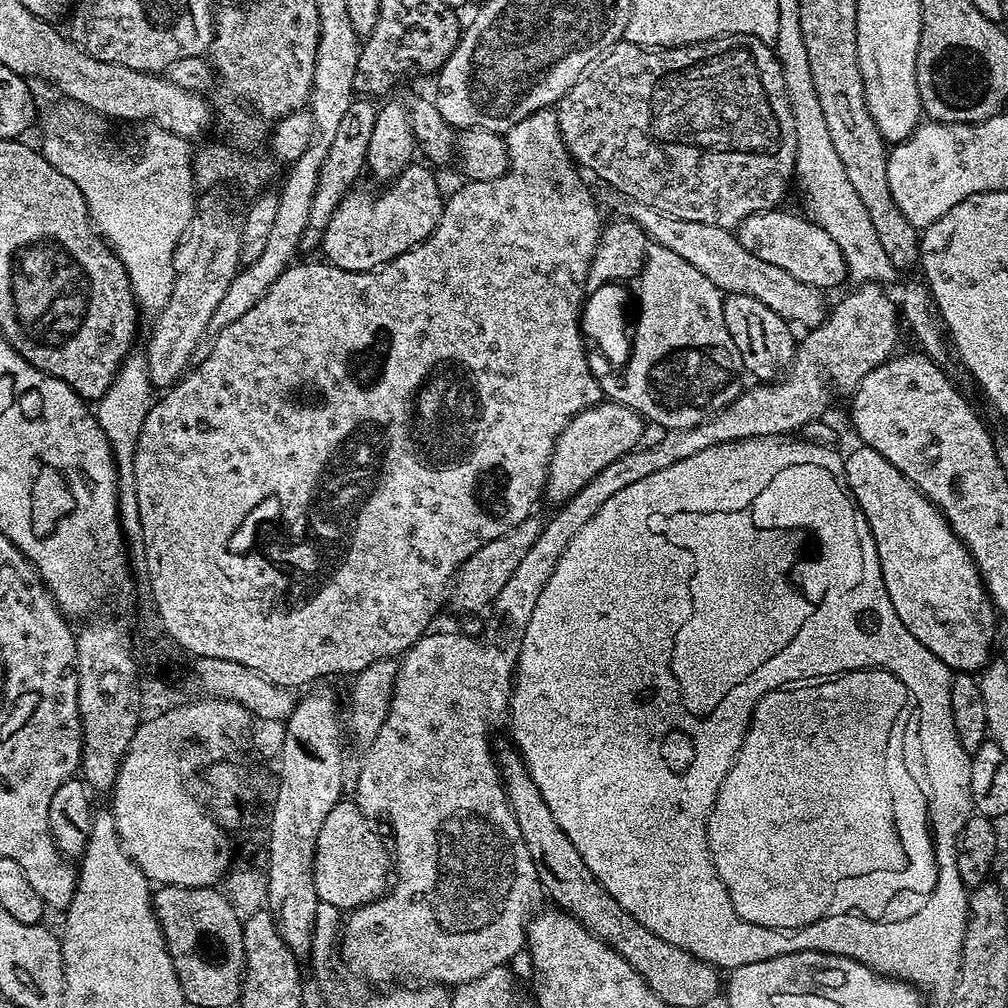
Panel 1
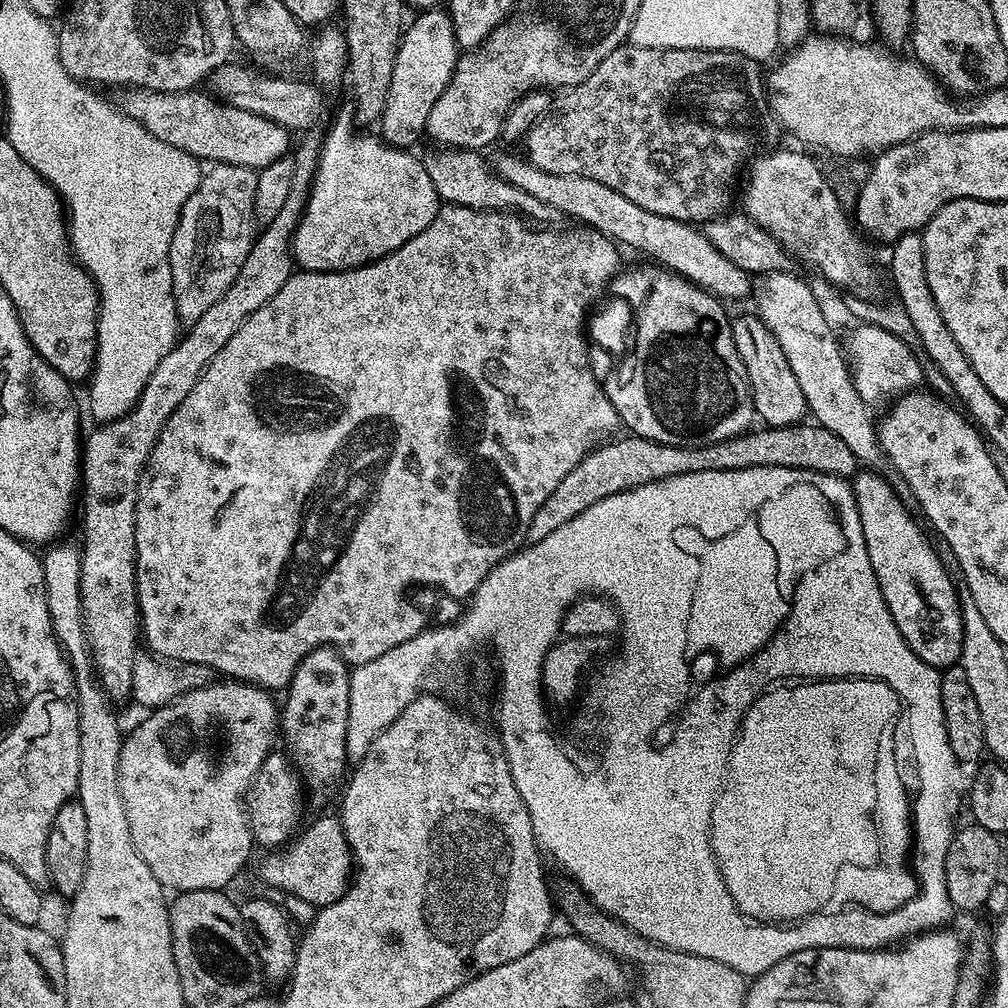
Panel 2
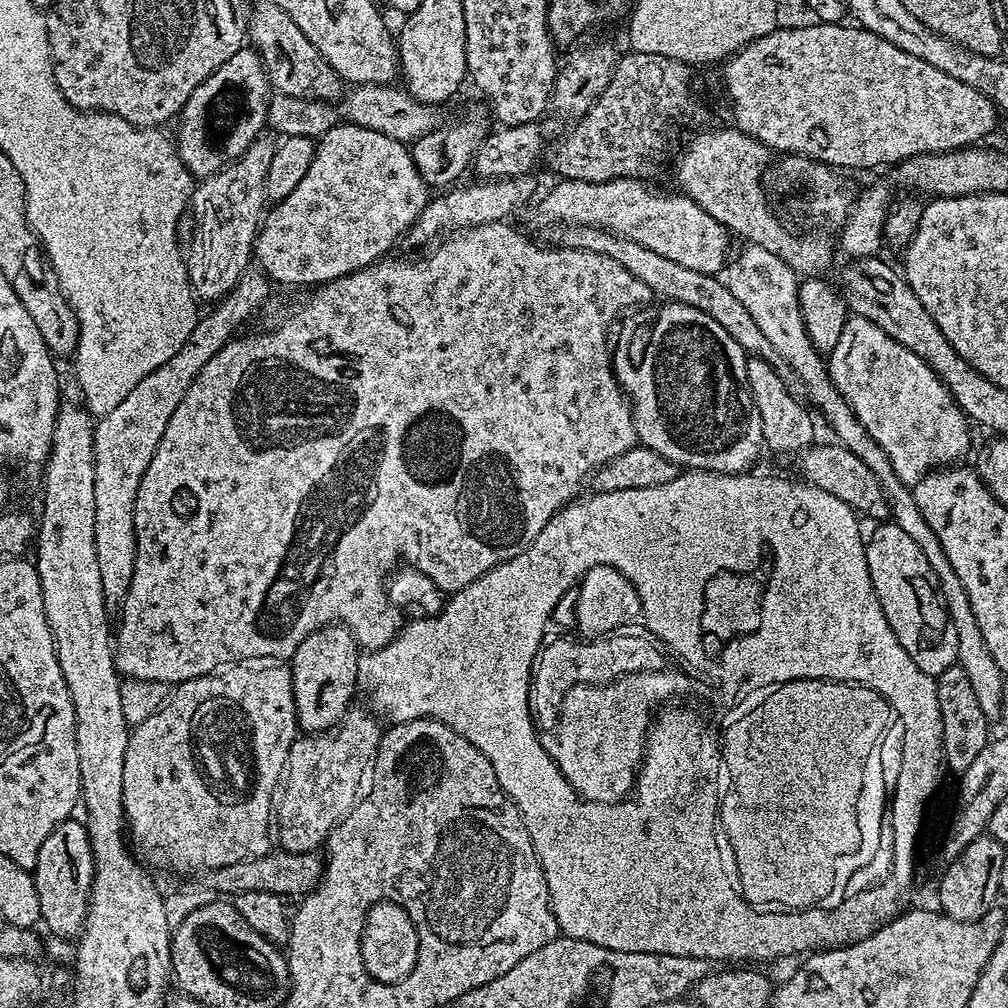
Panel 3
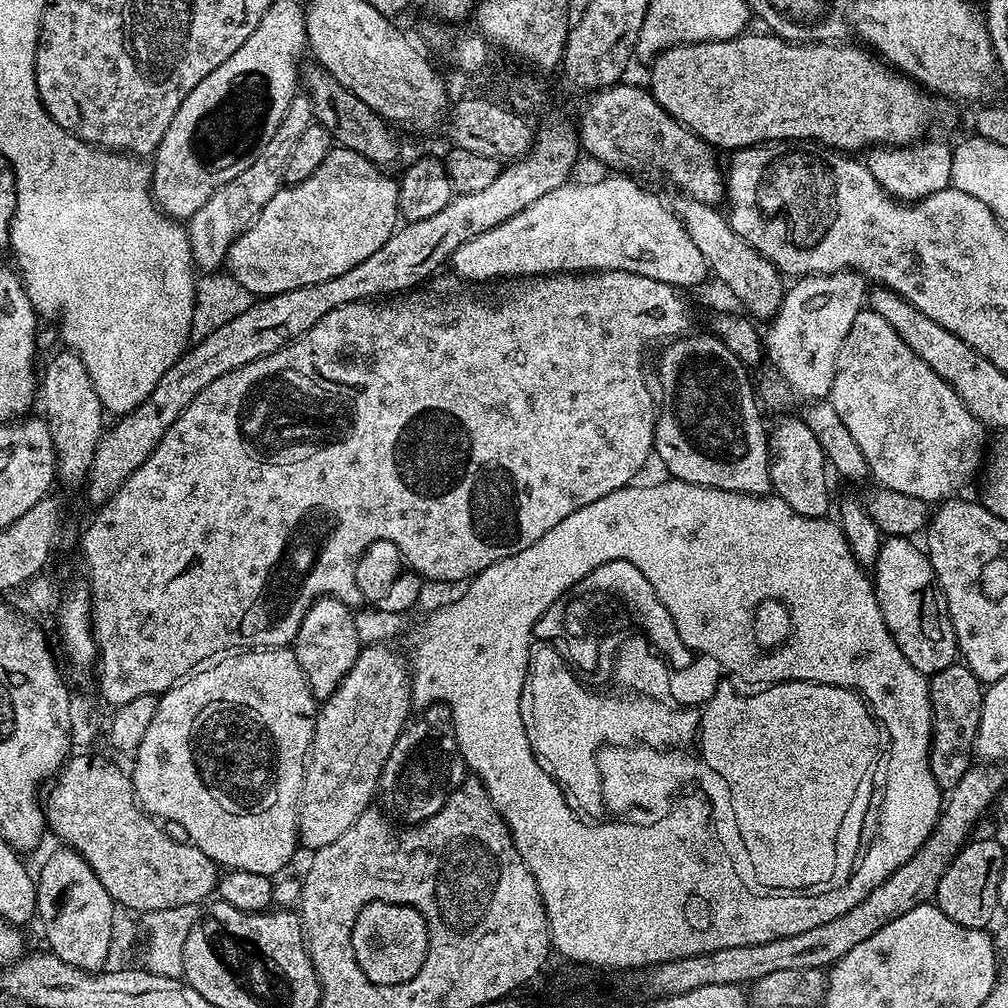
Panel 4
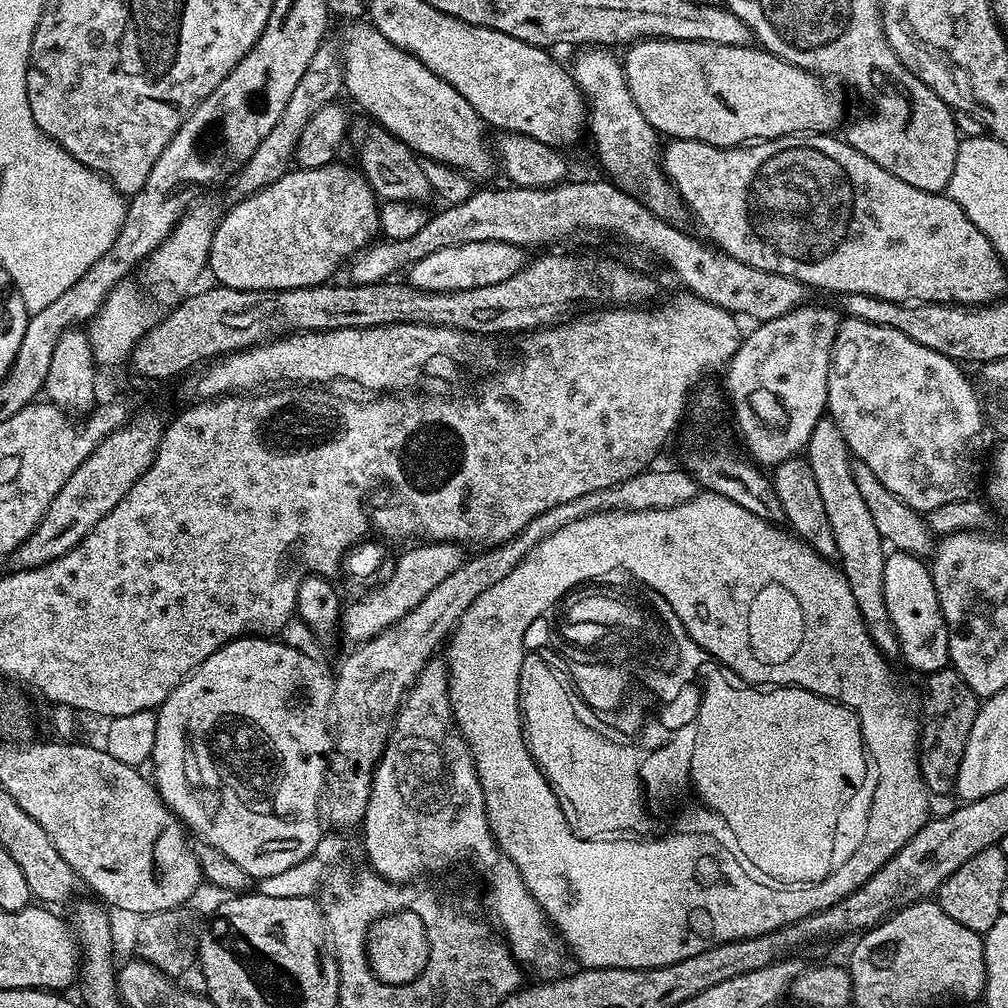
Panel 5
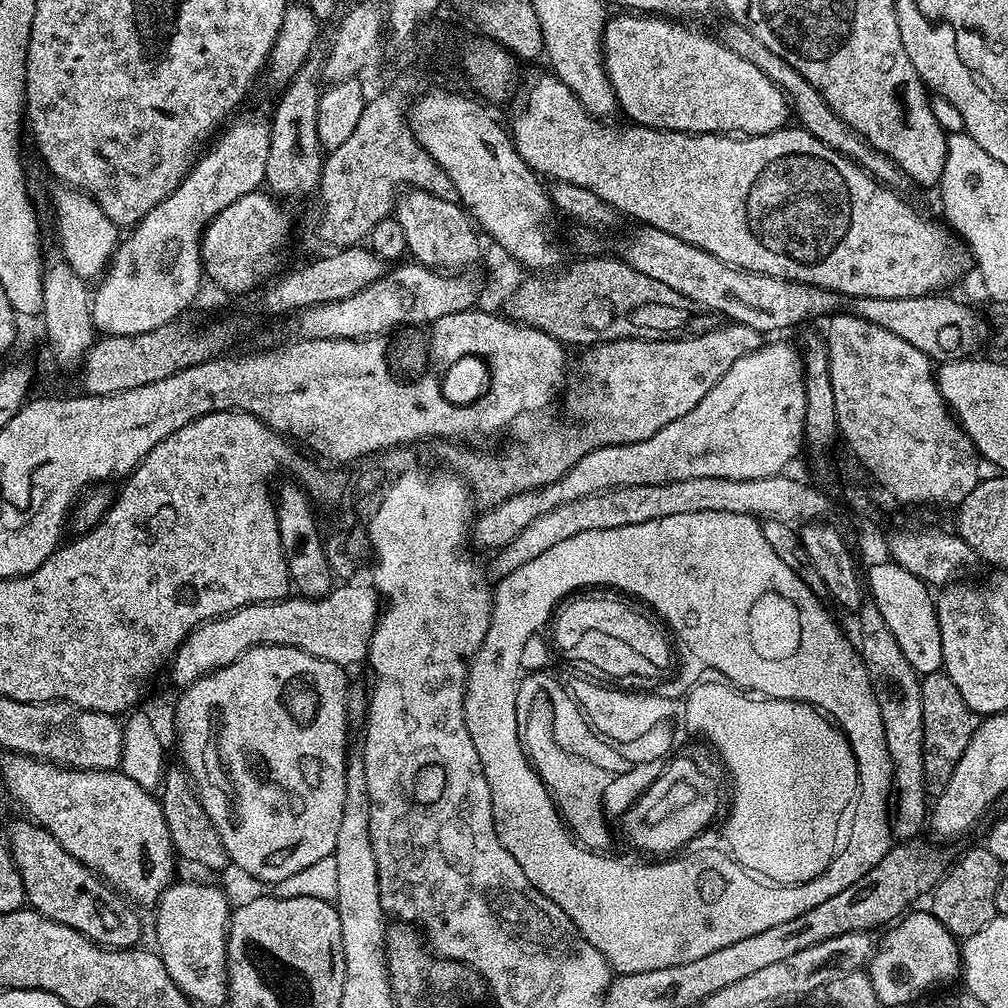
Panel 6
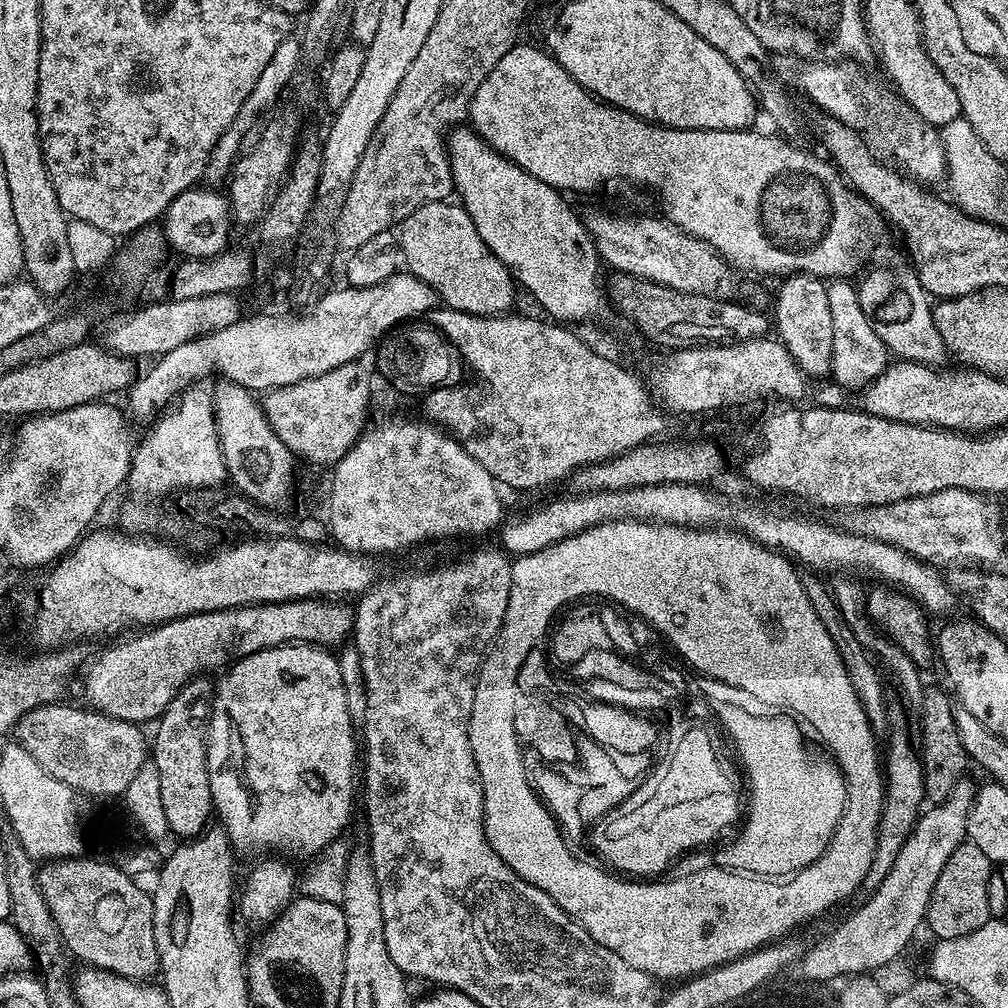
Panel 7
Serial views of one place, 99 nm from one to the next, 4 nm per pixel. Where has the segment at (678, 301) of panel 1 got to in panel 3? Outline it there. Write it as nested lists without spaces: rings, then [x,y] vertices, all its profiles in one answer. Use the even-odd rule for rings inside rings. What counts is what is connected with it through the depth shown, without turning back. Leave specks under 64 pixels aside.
[[[668,302],[663,307],[664,309],[657,314],[652,329],[629,350],[626,356],[622,357],[621,360],[619,357],[614,364],[616,381],[620,383],[629,404],[632,405],[637,441],[643,447],[658,450],[658,454],[662,454],[662,458],[670,458],[670,462],[679,464],[684,470],[725,472],[731,476],[747,473],[751,469],[748,467],[759,458],[760,448],[765,447],[762,418],[758,418],[758,406],[754,406],[754,398],[750,394],[750,382],[746,378],[746,366],[749,357],[742,350],[742,346],[738,346],[738,342],[734,342],[734,338],[730,338],[730,334],[726,334],[726,330],[722,330],[722,326],[718,326],[718,322],[714,322],[714,318],[710,318],[710,314],[702,314],[702,310],[694,310],[694,306],[686,306],[685,304]]]

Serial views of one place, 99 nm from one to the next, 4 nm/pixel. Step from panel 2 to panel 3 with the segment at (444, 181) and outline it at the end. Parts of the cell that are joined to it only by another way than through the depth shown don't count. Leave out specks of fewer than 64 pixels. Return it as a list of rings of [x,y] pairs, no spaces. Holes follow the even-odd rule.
[[[559,222],[551,226],[553,226],[551,243],[555,247],[607,254],[610,258],[614,258],[614,262],[618,262],[618,266],[630,270],[630,274],[634,274],[638,282],[646,282],[646,286],[650,286],[650,290],[657,297],[661,296],[661,301],[694,306],[694,310],[702,310],[702,314],[710,314],[710,318],[714,318],[714,322],[718,322],[718,326],[722,326],[722,330],[726,330],[726,334],[730,334],[730,338],[734,338],[734,342],[738,342],[738,346],[742,346],[742,350],[749,357],[766,361],[776,371],[778,378],[786,382],[790,394],[794,394],[797,398],[805,395],[802,378],[798,378],[798,374],[794,374],[786,358],[782,358],[782,354],[774,350],[774,345],[767,340],[766,334],[762,334],[758,322],[754,322],[754,318],[750,318],[750,314],[746,311],[746,306],[742,306],[742,302],[738,302],[738,298],[730,294],[727,283],[719,275],[698,273],[696,270],[690,270],[689,267],[680,266],[678,262],[672,262],[661,254],[647,249],[646,246],[628,240],[618,233],[609,232],[605,228]]]

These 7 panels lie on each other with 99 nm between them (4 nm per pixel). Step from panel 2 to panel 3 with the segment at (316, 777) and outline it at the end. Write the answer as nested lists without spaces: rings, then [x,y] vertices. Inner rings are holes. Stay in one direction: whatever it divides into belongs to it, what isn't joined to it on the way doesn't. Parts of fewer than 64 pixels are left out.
[[[327,624],[325,628],[314,630],[314,634],[307,636],[296,647],[290,661],[290,671],[296,706],[296,723],[305,733],[327,732],[335,728],[348,713],[349,708],[353,707],[352,695],[358,692],[358,664],[361,653],[360,645],[343,624]]]

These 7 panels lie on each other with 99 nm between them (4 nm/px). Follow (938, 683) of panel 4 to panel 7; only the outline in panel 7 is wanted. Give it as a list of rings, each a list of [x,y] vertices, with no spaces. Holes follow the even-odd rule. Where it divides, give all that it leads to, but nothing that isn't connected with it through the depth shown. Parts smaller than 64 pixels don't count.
[[[940,688],[923,689],[923,695],[918,700],[920,706],[920,740],[918,736],[918,751],[924,766],[925,794],[932,804],[940,804],[950,798],[950,790],[958,786],[960,780],[965,779],[970,761],[958,738],[958,726],[955,725],[954,700],[947,691]]]

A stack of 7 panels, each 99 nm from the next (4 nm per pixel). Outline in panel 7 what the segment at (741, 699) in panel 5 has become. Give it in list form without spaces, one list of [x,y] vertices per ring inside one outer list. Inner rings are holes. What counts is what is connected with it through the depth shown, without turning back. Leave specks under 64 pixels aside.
[[[724,707],[721,711],[724,724],[732,728],[732,736],[736,736],[735,744],[740,744],[739,762],[753,762],[752,752],[760,752],[760,764],[752,768],[752,788],[756,788],[756,800],[752,800],[752,816],[748,818],[748,832],[740,836],[740,844],[727,852],[726,866],[738,865],[738,870],[751,872],[757,876],[765,872],[769,878],[787,878],[810,866],[828,849],[832,837],[836,835],[838,822],[844,817],[840,804],[848,801],[848,788],[844,784],[844,776],[837,764],[824,764],[824,760],[810,760],[800,748],[800,736],[796,736],[796,728],[781,720],[760,720],[739,712],[737,708]]]

